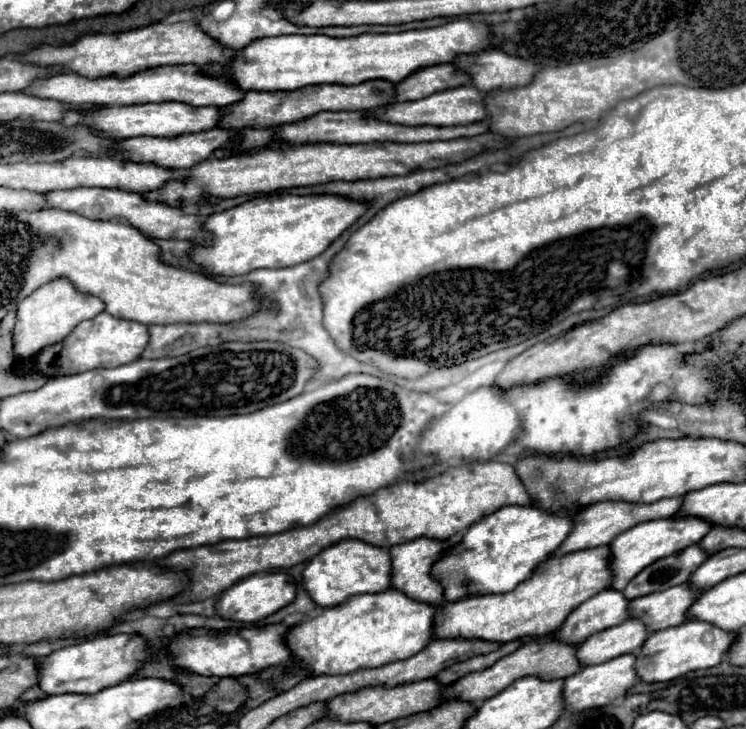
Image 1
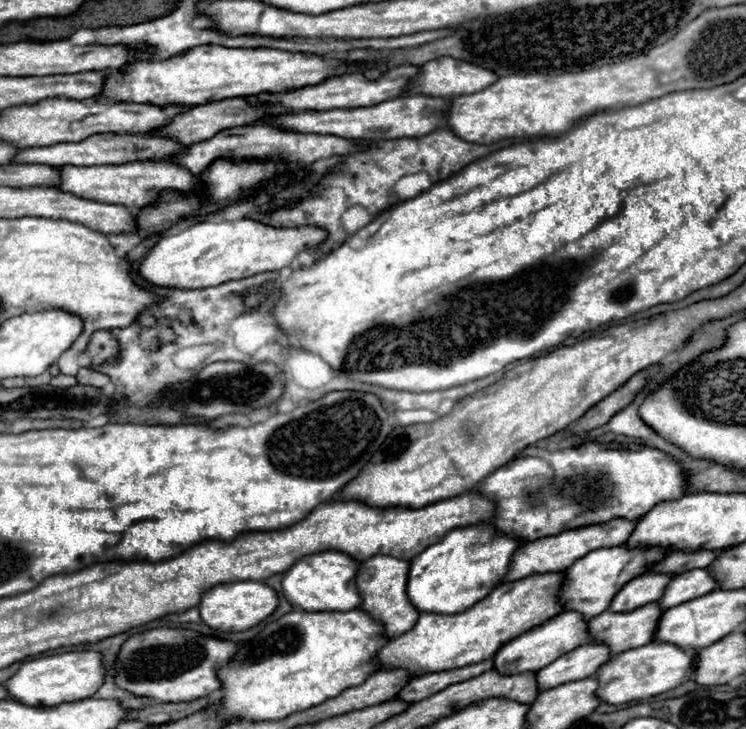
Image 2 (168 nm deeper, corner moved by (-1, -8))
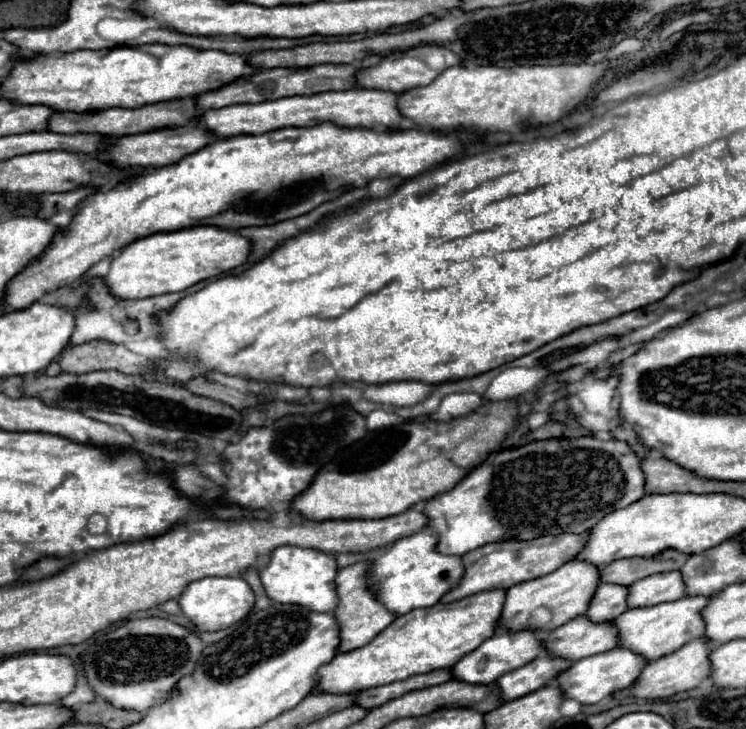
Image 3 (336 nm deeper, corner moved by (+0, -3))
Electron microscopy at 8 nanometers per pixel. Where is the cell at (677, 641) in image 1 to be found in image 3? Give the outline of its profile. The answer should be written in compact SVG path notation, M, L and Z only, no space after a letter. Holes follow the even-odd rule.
M618 647L614 651L606 651L606 653L598 653L598 655L590 655L586 659L574 661L572 667L556 679L556 683L564 691L566 699L576 699L582 705L594 705L606 697L612 697L618 691L624 691L624 689L630 689L632 685L636 685L638 677L642 675L642 669L646 665L648 665L648 659L644 655Z

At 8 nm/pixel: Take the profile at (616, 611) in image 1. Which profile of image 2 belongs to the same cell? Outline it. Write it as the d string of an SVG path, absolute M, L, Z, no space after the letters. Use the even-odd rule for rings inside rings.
M563 612L551 620L547 620L541 626L531 628L529 632L521 634L519 638L503 644L499 648L499 652L495 652L493 656L493 664L495 670L503 676L513 676L513 674L523 674L523 672L537 672L543 666L551 664L553 660L557 660L559 656L575 650L581 644L589 642L589 634L587 634L587 620L583 620L581 614L577 612Z

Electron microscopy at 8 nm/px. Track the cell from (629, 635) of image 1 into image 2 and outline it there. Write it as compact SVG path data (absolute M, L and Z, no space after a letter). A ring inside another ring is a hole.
M583 644L561 658L553 660L539 672L535 672L537 690L549 690L573 680L583 680L595 676L601 664L605 664L611 658L611 652L603 644Z

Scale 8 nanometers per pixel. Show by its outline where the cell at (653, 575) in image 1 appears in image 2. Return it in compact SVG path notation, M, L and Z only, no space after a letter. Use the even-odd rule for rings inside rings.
M641 574L637 578L629 580L615 594L609 610L611 612L631 612L649 602L657 602L663 596L663 590L671 578L673 576L669 576L669 574Z

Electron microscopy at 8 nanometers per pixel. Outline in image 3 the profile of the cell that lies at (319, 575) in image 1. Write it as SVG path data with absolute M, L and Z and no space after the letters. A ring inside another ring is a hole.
M284 545L272 551L270 563L264 569L260 569L260 579L272 601L302 605L308 607L310 611L332 613L338 607L338 595L334 587L336 573L338 573L338 563L332 553Z

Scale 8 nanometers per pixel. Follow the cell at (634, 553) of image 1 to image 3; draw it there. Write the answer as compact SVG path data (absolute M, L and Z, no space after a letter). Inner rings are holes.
M568 561L554 573L548 573L544 577L518 583L518 587L510 587L506 593L506 603L502 611L502 623L498 627L500 633L506 631L522 631L532 629L536 633L548 633L552 629L558 629L560 625L576 619L578 615L584 615L588 611L588 605L600 585L600 569L588 561ZM546 607L552 611L552 617L548 623L536 623L536 609Z

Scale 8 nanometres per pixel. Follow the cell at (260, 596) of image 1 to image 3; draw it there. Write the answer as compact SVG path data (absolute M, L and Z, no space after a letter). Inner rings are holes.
M204 577L200 581L190 583L186 591L180 595L178 603L182 613L200 631L220 631L244 619L252 611L256 603L256 595L242 577Z

